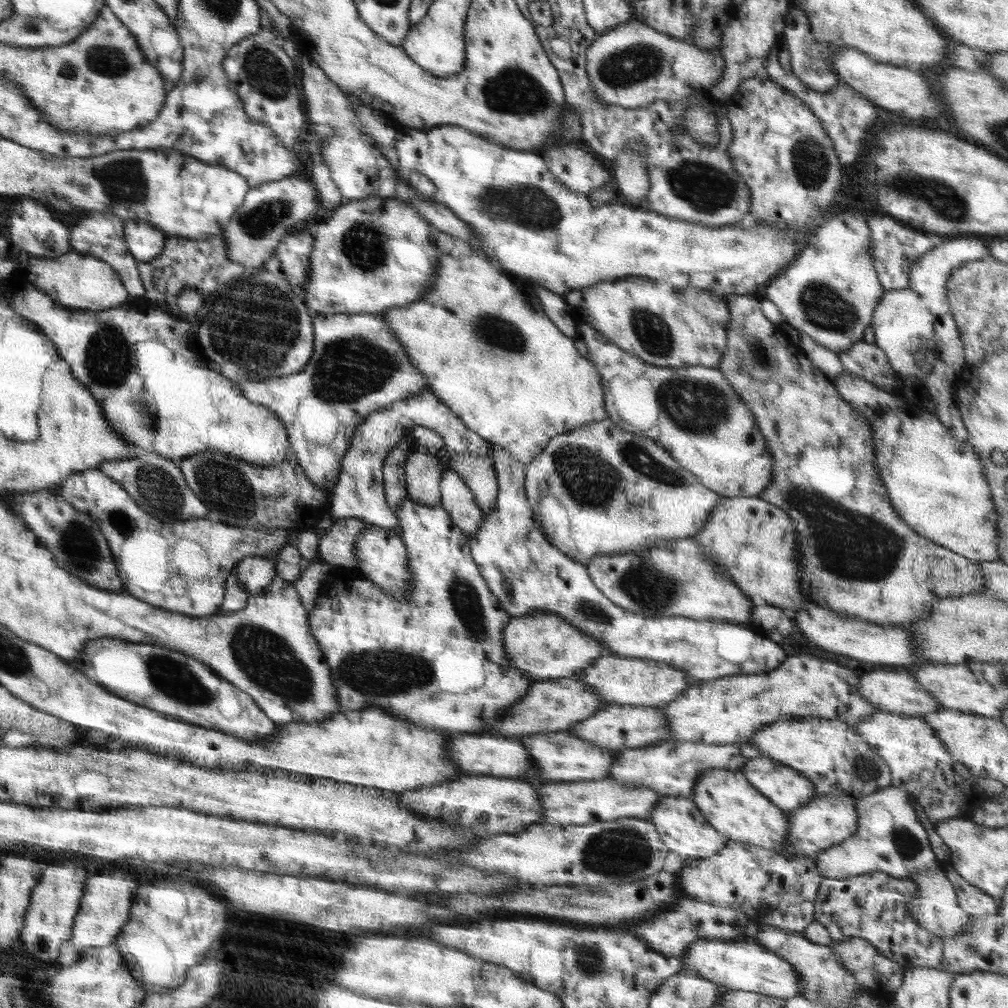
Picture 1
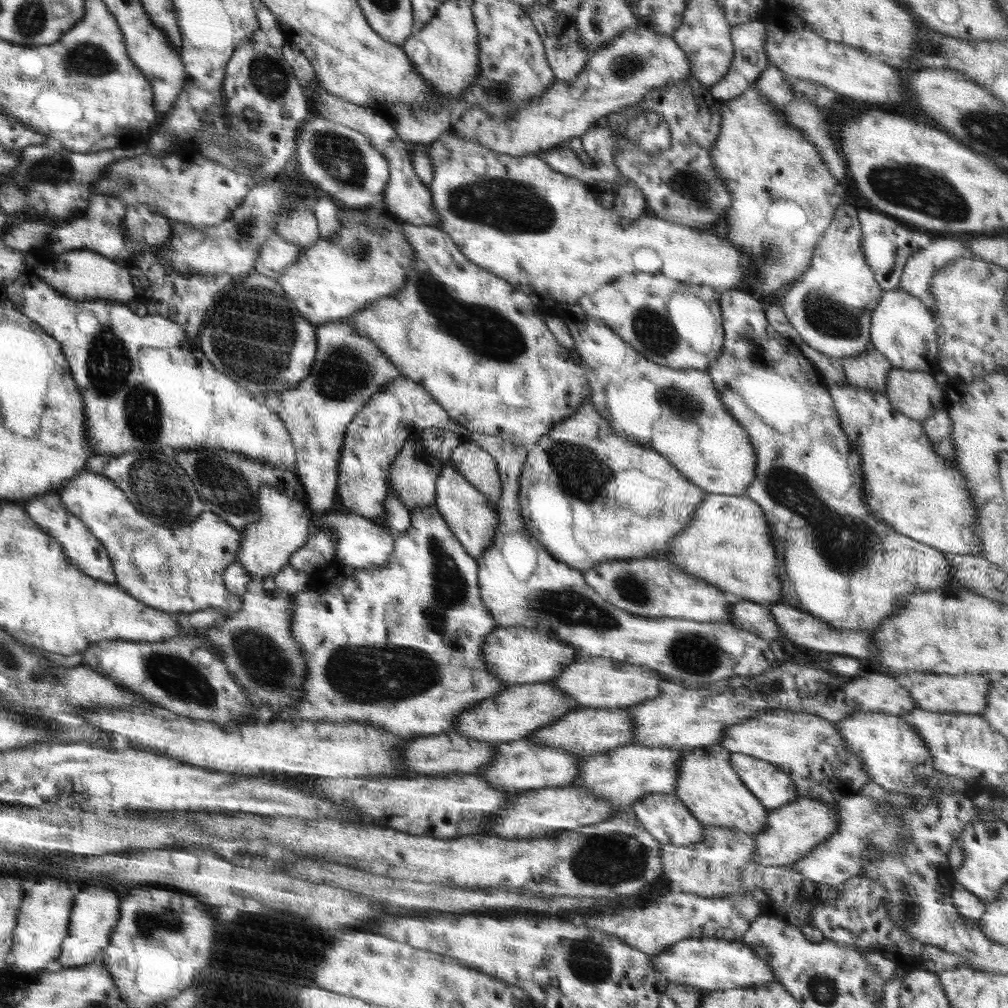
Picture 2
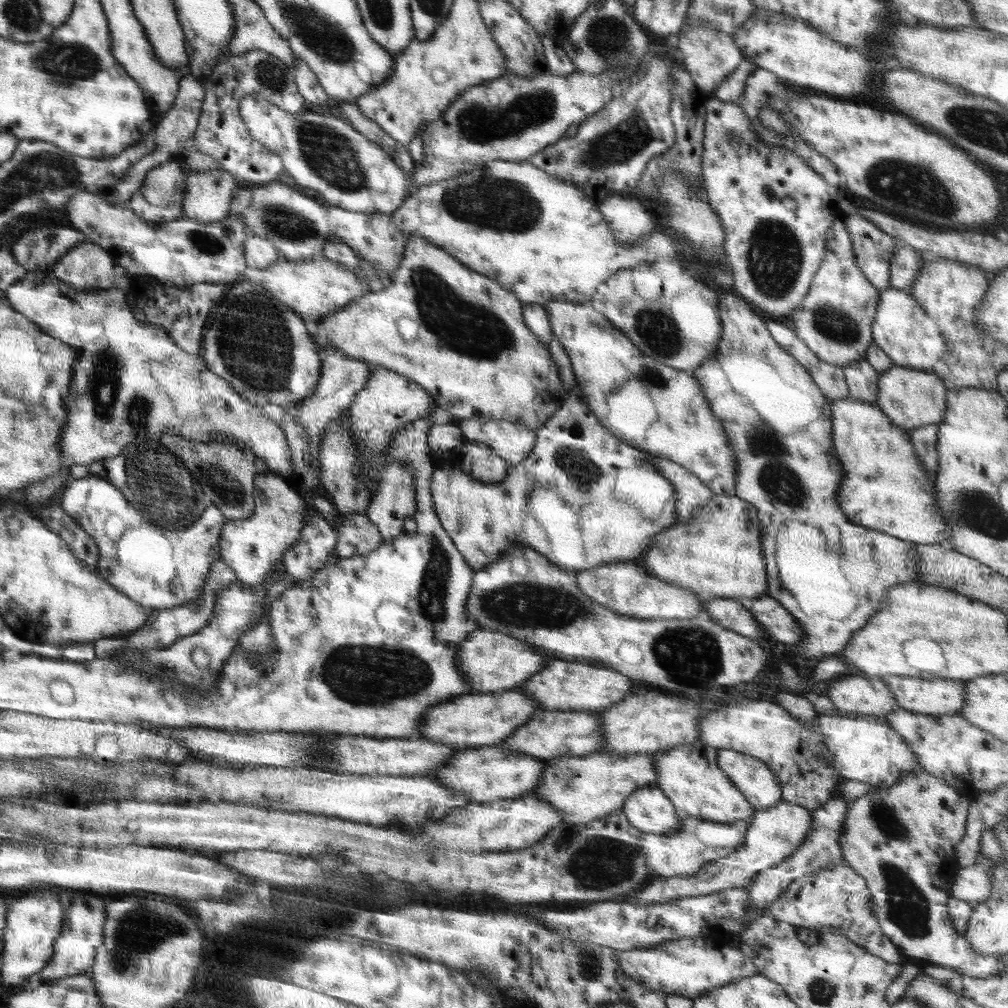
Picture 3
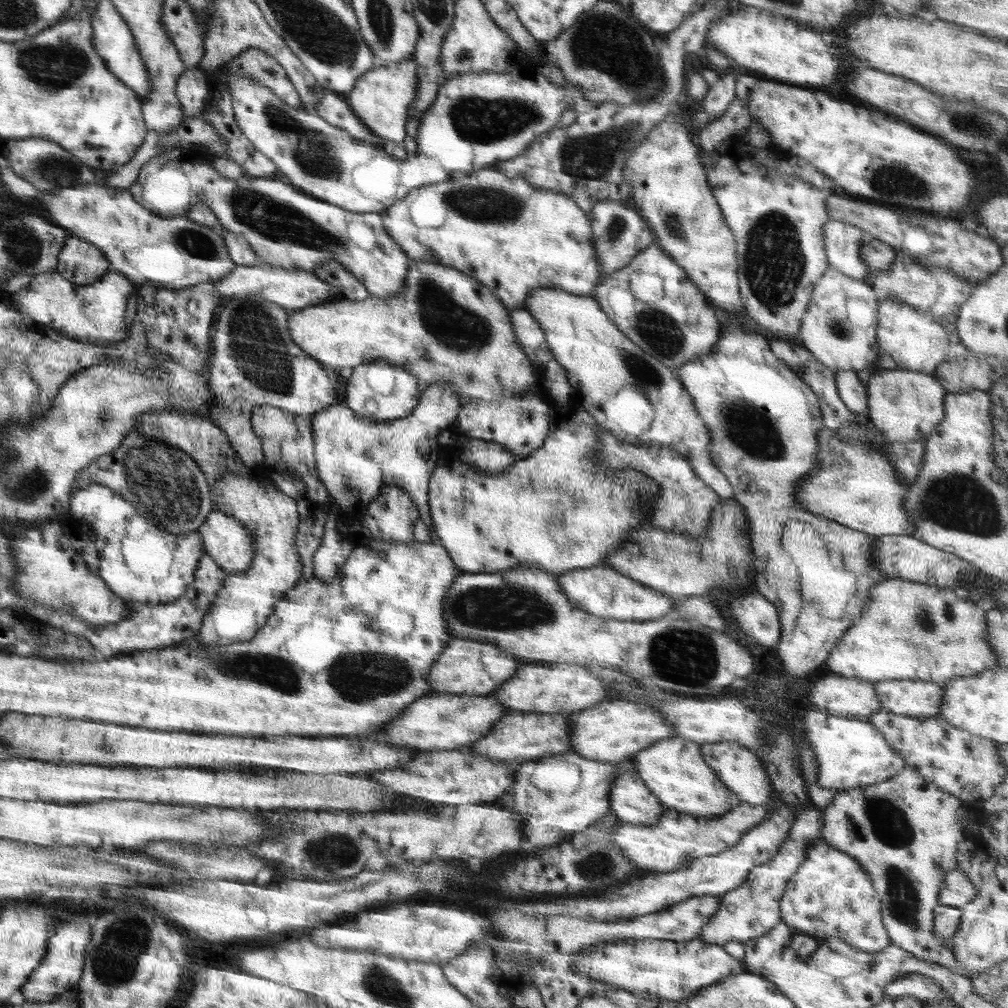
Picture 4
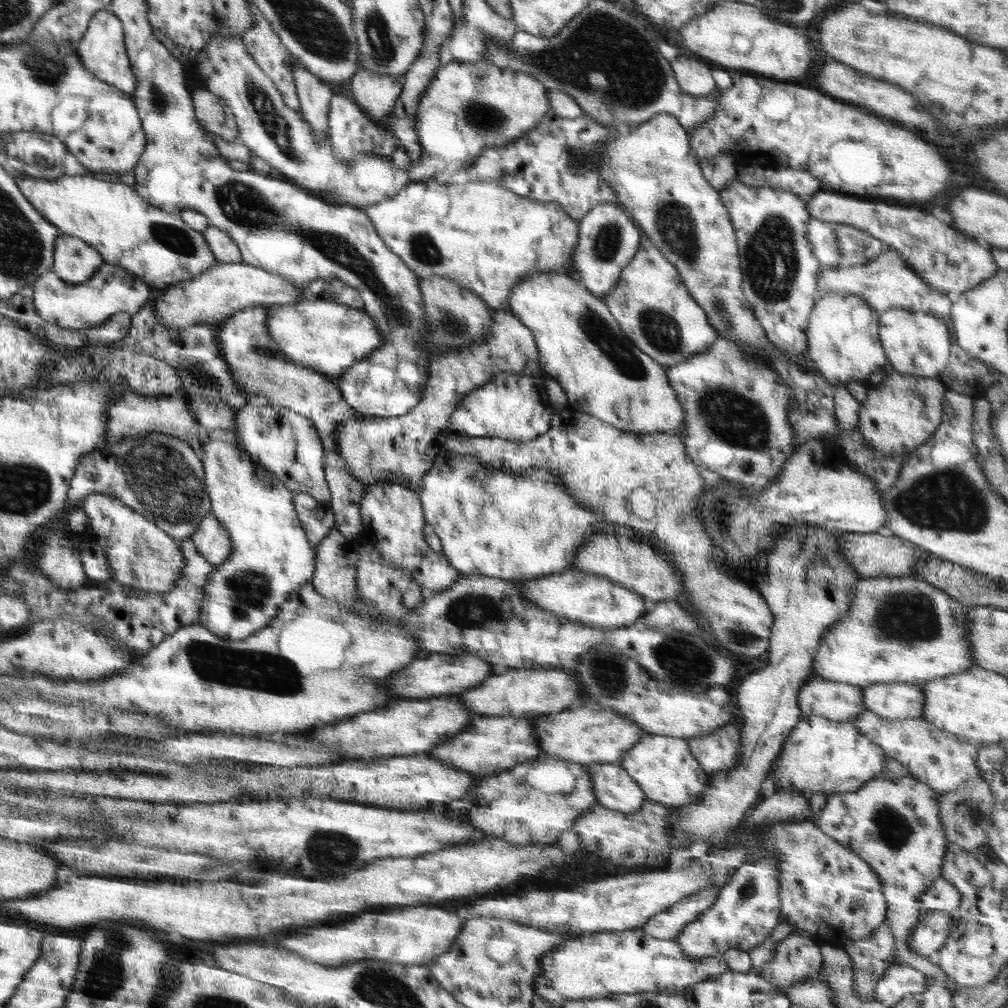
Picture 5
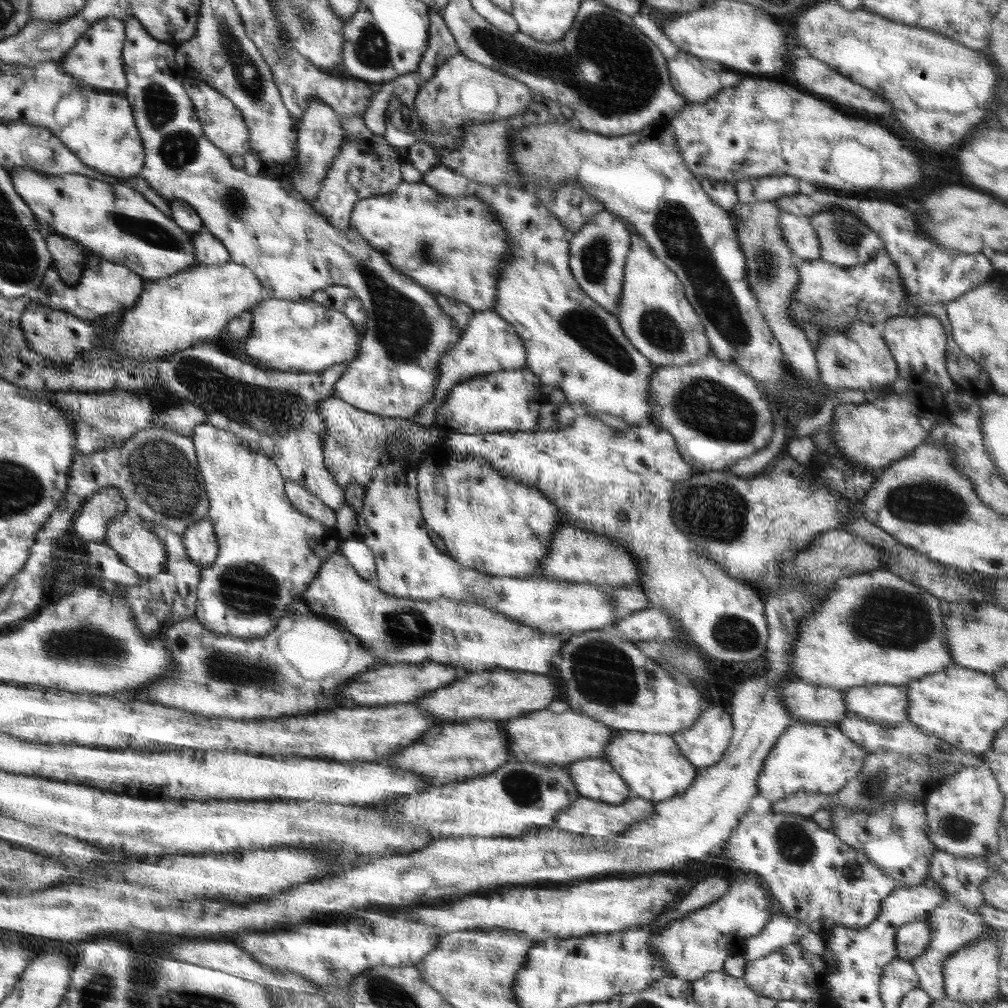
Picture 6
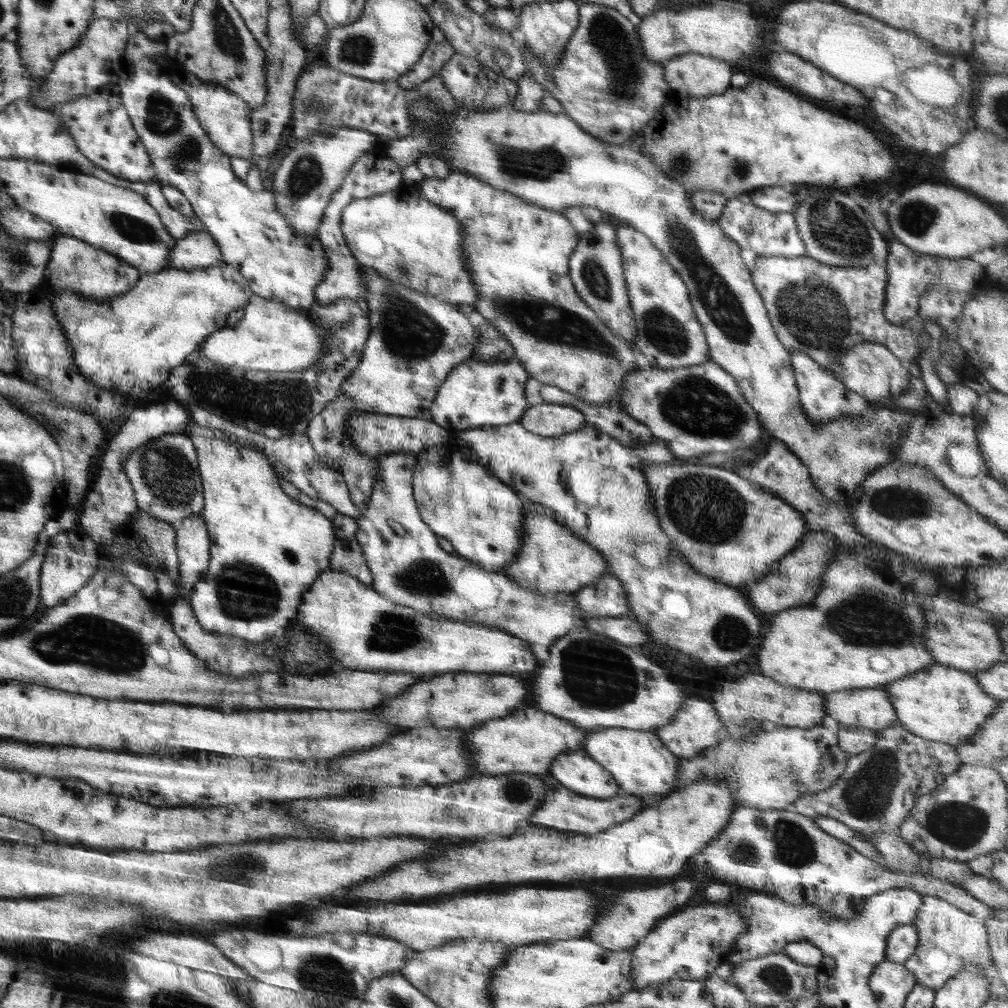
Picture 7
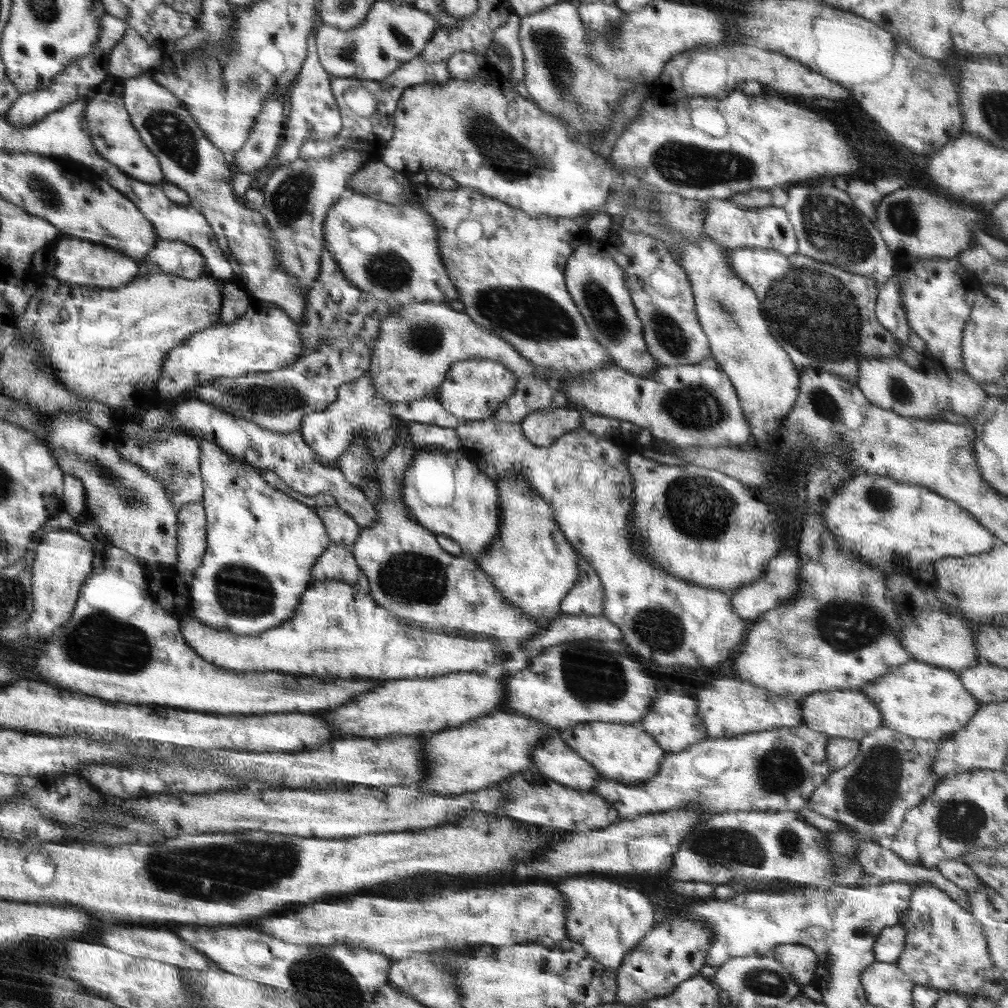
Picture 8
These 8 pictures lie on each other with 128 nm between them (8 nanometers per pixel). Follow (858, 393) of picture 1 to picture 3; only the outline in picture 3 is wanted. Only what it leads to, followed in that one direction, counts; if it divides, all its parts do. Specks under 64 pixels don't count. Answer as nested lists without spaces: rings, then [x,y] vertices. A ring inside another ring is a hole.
[[[850,396],[834,399],[831,403],[833,433],[832,451],[838,455],[844,478],[838,486],[838,505],[845,514],[844,518],[877,531],[885,532],[902,540],[920,544],[938,544],[947,546],[950,538],[950,527],[942,517],[940,507],[936,507],[936,489],[934,476],[928,475],[924,465],[920,463],[916,449],[911,445],[910,430],[902,429],[890,421],[890,417],[882,412],[878,403],[868,403]]]

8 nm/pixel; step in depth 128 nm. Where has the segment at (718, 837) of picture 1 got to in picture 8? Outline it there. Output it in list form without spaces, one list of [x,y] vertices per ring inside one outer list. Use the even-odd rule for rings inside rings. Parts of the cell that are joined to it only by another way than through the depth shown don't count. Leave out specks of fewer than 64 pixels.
[[[548,736],[542,744],[536,744],[532,764],[557,784],[584,793],[591,793],[605,779],[558,736]]]

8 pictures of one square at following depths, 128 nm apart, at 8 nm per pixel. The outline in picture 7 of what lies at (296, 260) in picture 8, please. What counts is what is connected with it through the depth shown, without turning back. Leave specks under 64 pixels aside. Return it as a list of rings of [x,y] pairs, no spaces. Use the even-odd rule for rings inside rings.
[[[342,127],[330,132],[318,129],[296,142],[276,170],[271,190],[276,209],[284,215],[284,219],[288,219],[296,233],[306,235],[308,239],[318,236],[318,225],[328,201],[332,200],[332,193],[340,190],[348,169],[358,156],[372,150],[378,140],[378,136],[364,129]]]

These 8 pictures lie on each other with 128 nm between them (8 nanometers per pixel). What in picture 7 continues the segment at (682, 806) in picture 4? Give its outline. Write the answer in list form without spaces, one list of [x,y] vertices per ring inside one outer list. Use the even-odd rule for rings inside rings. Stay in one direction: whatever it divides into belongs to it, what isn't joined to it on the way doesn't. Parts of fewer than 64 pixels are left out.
[[[614,727],[589,730],[584,753],[612,773],[622,792],[637,797],[662,797],[677,788],[678,757],[664,746],[654,731]]]

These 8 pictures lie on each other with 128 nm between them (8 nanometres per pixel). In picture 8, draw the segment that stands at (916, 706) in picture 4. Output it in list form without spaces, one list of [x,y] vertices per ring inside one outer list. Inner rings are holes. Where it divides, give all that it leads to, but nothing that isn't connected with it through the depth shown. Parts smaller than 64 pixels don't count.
[[[862,690],[818,691],[801,697],[802,722],[824,732],[828,738],[863,739],[871,730],[882,727],[882,715],[874,701]]]

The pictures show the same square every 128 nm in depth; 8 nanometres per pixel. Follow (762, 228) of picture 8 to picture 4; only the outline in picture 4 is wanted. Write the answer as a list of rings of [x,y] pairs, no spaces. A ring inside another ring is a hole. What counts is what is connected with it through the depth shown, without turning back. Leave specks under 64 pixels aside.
[[[830,220],[824,224],[824,251],[828,259],[828,269],[838,269],[852,278],[866,281],[876,274],[876,270],[868,267],[860,257],[862,244],[870,240],[870,233],[844,221]]]

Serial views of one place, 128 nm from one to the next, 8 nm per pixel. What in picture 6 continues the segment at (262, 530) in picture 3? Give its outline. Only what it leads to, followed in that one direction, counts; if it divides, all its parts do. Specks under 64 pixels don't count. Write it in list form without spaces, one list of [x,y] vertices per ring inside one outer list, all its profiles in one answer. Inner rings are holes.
[[[208,517],[189,526],[181,536],[186,555],[201,569],[208,568],[216,560],[219,552],[218,539]]]

